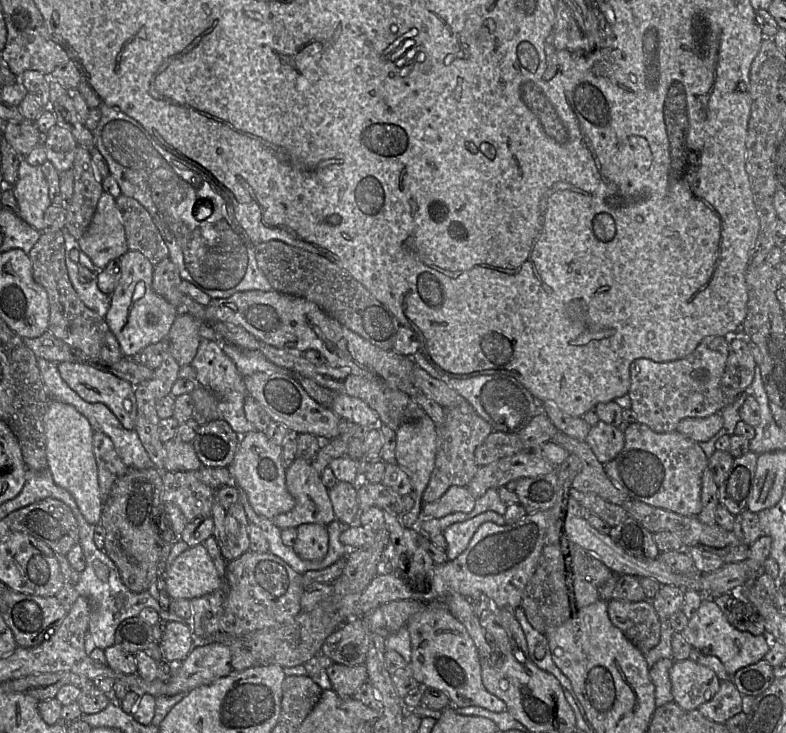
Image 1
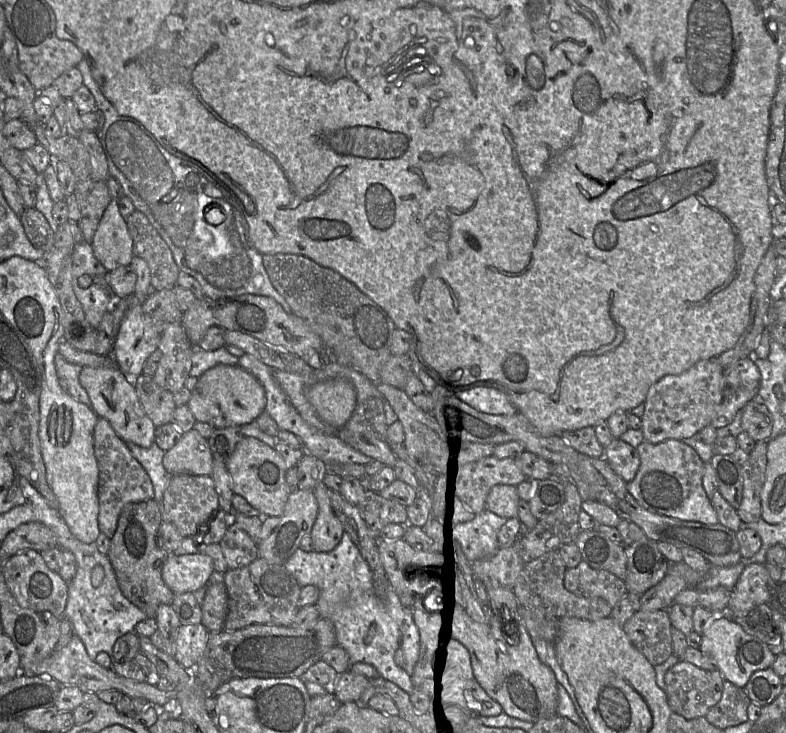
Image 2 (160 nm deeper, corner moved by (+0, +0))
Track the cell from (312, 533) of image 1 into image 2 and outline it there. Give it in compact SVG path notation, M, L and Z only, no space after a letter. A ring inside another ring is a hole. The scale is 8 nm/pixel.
M320 484L314 489L318 503L318 514L310 532L313 550L316 552L330 552L341 541L344 528L334 514L327 495L328 488Z

